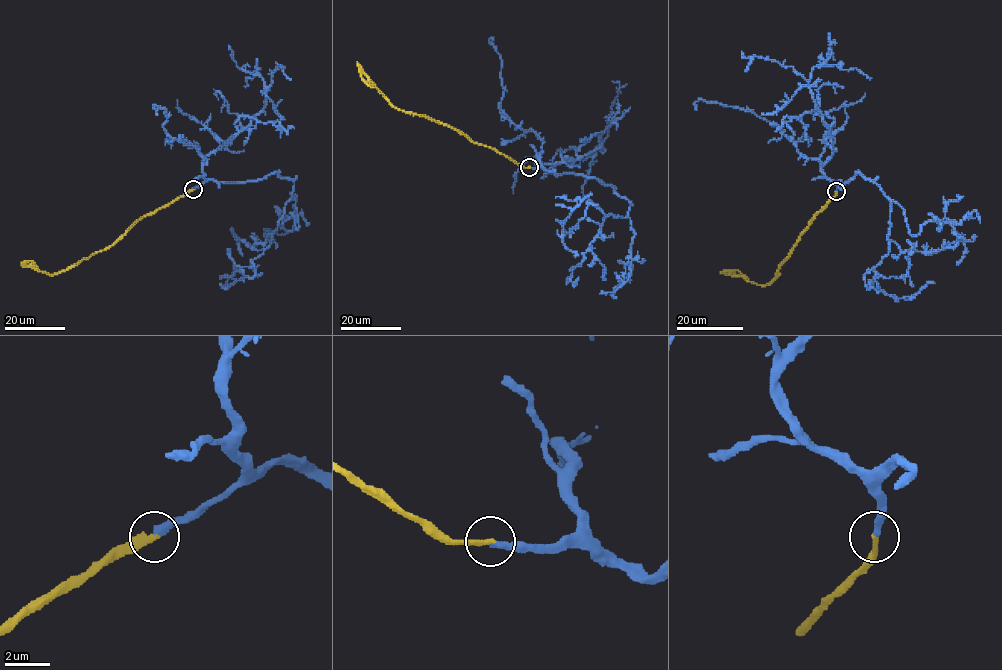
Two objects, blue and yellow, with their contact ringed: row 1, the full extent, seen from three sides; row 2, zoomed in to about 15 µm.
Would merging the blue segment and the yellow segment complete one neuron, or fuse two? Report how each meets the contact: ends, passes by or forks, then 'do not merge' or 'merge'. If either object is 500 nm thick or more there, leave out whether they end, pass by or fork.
blue ends; yellow ends; merge

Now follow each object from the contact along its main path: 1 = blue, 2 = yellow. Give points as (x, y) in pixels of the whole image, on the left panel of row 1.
1: (193, 189), (276, 172), (294, 182), (270, 245), (251, 262), (253, 276), (226, 285), (240, 273)
2: (193, 190), (139, 218), (110, 246), (57, 272), (49, 275), (41, 271), (31, 261), (20, 263)

